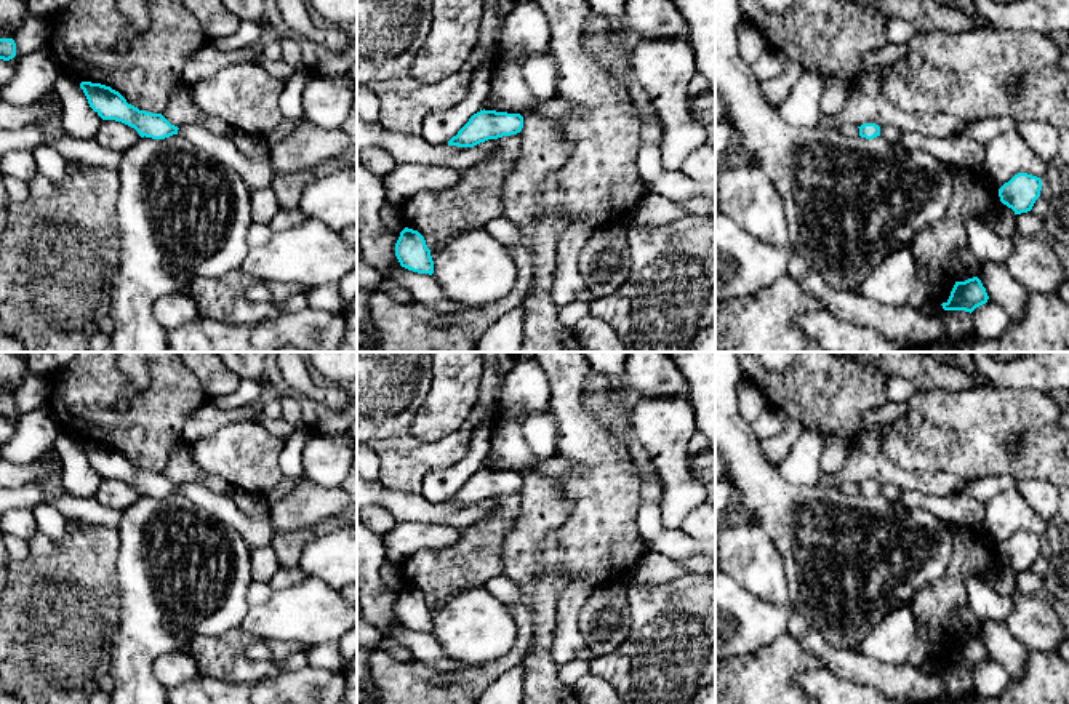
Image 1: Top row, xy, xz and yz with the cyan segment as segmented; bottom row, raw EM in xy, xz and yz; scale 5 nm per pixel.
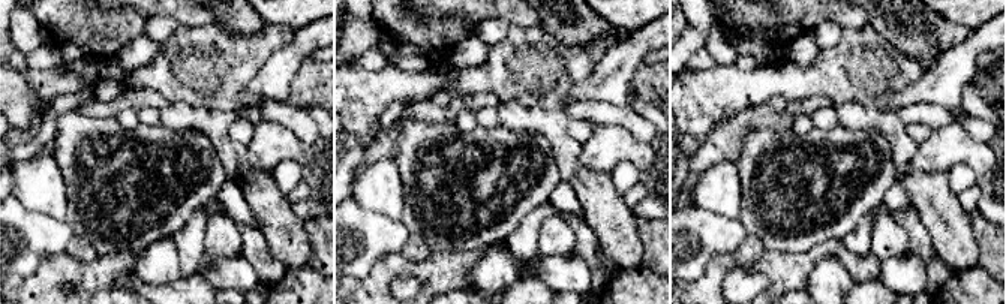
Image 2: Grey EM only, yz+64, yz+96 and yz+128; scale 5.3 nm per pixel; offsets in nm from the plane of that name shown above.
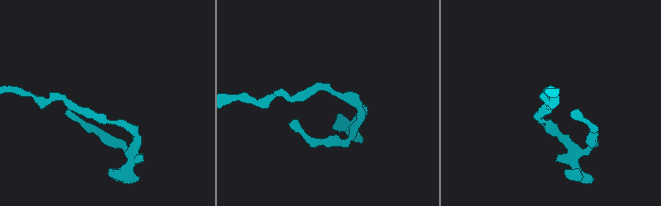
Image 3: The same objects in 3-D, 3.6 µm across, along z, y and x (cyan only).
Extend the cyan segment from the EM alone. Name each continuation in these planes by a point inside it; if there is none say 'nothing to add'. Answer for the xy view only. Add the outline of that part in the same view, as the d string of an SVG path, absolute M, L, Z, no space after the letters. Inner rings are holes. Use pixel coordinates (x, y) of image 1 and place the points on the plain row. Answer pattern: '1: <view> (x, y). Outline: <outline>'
nothing to add

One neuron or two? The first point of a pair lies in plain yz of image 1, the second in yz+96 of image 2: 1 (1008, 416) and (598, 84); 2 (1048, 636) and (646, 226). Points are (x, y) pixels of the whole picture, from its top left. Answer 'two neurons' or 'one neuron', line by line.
1: two neurons
2: two neurons

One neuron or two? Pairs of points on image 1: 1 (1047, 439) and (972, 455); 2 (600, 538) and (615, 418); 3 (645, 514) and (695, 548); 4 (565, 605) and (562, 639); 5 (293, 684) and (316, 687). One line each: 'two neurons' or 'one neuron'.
1: one neuron
2: two neurons
3: one neuron
4: one neuron
5: one neuron

